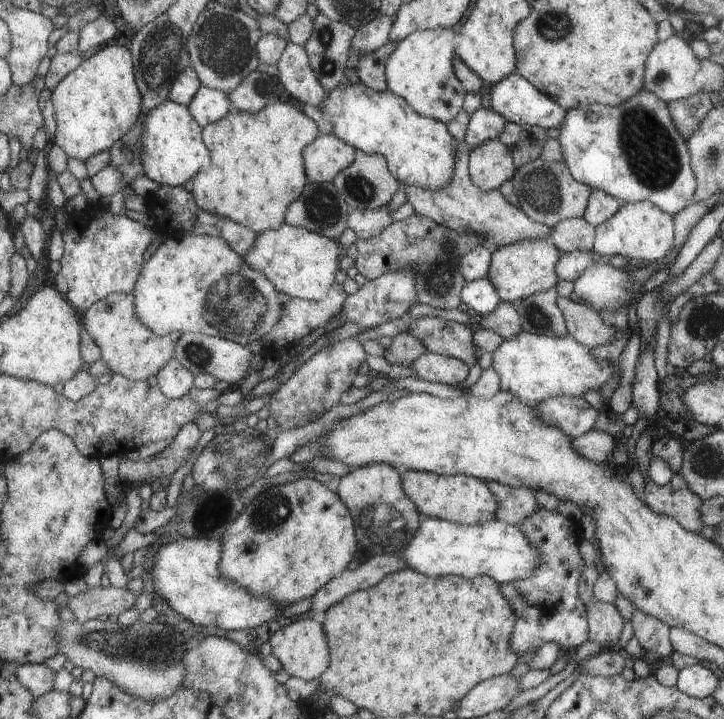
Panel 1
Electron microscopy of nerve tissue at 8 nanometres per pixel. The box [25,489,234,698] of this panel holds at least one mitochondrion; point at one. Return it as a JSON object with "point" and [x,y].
{"point":[158,653]}

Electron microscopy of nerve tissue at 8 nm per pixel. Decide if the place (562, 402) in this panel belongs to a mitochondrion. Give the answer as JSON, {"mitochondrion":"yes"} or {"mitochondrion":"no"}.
{"mitochondrion":"no"}

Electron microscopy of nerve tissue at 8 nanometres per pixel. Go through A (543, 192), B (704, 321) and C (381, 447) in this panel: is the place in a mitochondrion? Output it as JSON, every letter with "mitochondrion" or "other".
{"A":"mitochondrion","B":"mitochondrion","C":"other"}

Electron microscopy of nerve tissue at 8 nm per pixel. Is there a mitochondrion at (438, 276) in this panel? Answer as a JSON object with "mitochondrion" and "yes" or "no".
{"mitochondrion":"yes"}

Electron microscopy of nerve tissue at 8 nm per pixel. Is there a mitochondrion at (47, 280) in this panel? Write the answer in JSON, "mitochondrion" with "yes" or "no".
{"mitochondrion":"no"}

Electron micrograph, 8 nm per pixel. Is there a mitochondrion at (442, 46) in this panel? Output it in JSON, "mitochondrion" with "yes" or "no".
{"mitochondrion":"no"}

